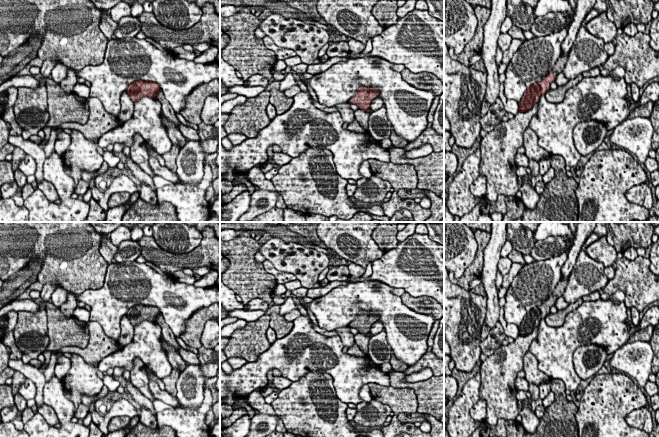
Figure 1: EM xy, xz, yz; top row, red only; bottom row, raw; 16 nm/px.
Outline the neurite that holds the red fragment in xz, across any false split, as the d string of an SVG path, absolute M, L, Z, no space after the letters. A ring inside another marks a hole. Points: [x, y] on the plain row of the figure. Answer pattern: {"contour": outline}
{"contour": "M358 311L356 318L349 324L350 328L355 328L359 333L369 335L371 326L378 321L379 314L366 311Z"}

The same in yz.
{"contour": "M568 278L561 279L554 291L552 296L544 301L540 306L534 306L530 308L519 327L519 336L525 336L530 334L540 323L541 319L545 319L550 314L550 308L555 305L556 300L563 296L563 292L568 283Z"}

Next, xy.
{"contour": "M137 304L129 308L126 316L133 326L140 324L143 321L149 321L156 323L157 316L160 314L160 310L155 306L148 306Z"}

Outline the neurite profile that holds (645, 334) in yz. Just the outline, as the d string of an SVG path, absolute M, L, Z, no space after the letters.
M649 325L645 329L635 331L632 337L629 338L629 342L636 342L636 341L650 342L652 335L653 335L653 326Z

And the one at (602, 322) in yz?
M611 298L583 301L578 308L566 315L565 322L560 327L550 327L545 319L541 319L538 325L538 336L531 342L529 351L537 358L538 369L541 372L550 380L561 379L566 389L574 391L581 382L573 364L575 350L582 345L596 344L604 347L608 355L612 355L630 338L627 318L627 307L624 301L616 303Z

